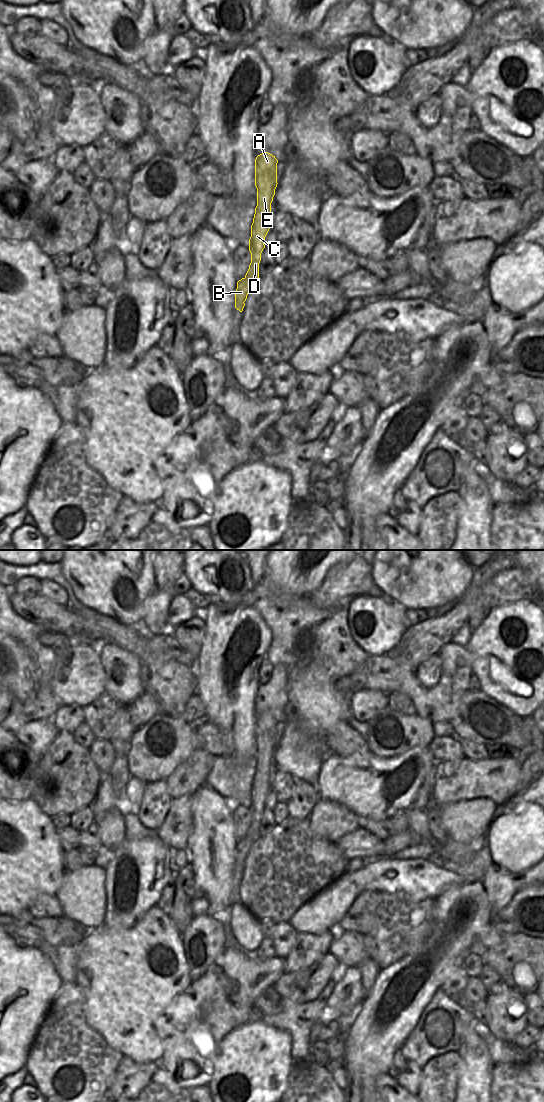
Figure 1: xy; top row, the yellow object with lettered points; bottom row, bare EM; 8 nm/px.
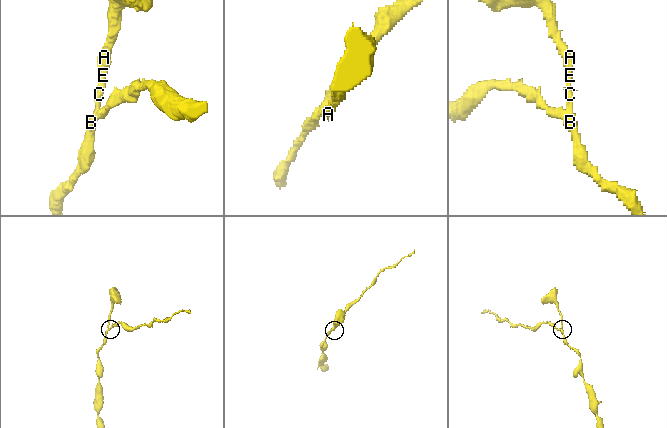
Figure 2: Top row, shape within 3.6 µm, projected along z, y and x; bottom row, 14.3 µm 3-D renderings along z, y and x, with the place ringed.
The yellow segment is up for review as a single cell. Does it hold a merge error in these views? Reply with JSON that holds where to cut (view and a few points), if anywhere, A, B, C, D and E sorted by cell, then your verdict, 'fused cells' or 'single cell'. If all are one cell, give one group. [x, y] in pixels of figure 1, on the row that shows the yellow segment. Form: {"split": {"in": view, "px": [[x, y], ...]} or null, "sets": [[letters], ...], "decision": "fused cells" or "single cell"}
{"split": {"in": "xy", "px": [[245, 277], [252, 284]]}, "sets": [["A", "C", "D", "E"], ["B"]], "decision": "fused cells"}

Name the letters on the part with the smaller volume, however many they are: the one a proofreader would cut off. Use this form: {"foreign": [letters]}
{"foreign": ["B"]}

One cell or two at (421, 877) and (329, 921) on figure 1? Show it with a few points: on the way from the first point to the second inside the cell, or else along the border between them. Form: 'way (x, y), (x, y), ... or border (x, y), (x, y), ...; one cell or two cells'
way (396, 877), (391, 880), (361, 880), (345, 896); one cell

